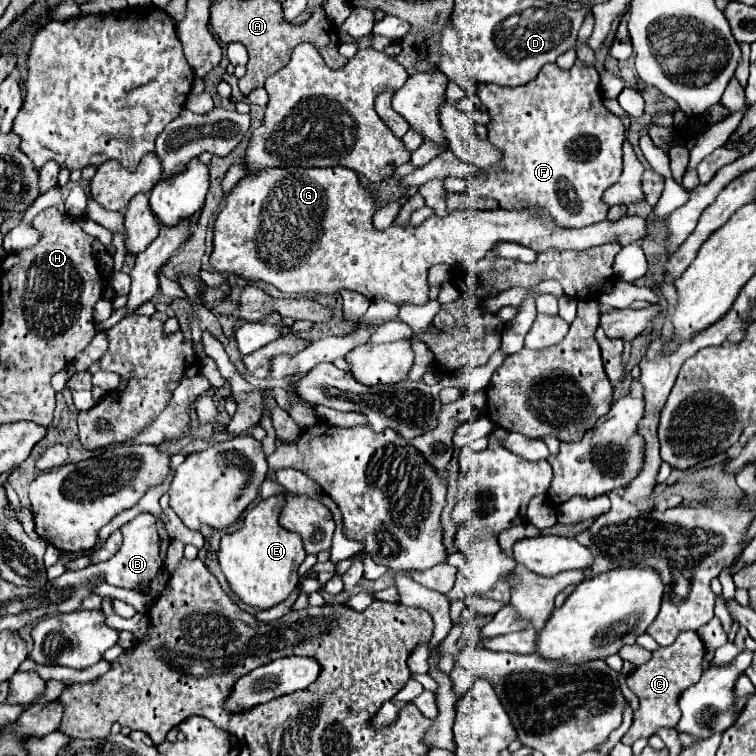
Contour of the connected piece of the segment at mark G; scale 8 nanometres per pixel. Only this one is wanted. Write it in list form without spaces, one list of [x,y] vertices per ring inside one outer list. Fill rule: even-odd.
[[[270,168],[270,170],[262,170],[260,174],[256,176],[246,176],[240,180],[240,184],[230,192],[230,196],[226,198],[226,204],[222,208],[222,212],[218,214],[218,220],[214,224],[214,252],[210,256],[210,262],[212,262],[212,268],[216,272],[222,272],[222,274],[234,274],[234,276],[242,276],[244,280],[262,280],[262,282],[268,282],[272,286],[276,286],[280,292],[284,294],[326,294],[326,292],[340,292],[340,290],[356,290],[360,294],[364,294],[368,300],[376,302],[376,300],[386,300],[386,302],[392,302],[396,306],[406,306],[406,304],[414,304],[414,306],[422,306],[426,304],[430,298],[428,298],[428,268],[434,266],[434,264],[450,264],[450,266],[456,266],[464,260],[464,254],[470,254],[470,246],[472,246],[472,258],[474,260],[480,260],[486,256],[486,252],[496,244],[496,242],[516,242],[516,244],[522,244],[522,246],[528,246],[536,252],[544,252],[548,248],[560,248],[560,250],[586,250],[590,246],[600,246],[600,244],[606,244],[606,242],[620,242],[622,246],[626,244],[632,244],[632,242],[638,242],[640,238],[646,236],[646,222],[638,216],[624,216],[616,222],[598,222],[598,224],[592,224],[592,226],[586,226],[586,228],[578,228],[578,230],[570,230],[570,228],[558,228],[554,226],[554,222],[548,218],[548,214],[542,214],[542,216],[536,216],[536,214],[530,214],[530,212],[510,212],[510,210],[488,210],[488,212],[476,212],[476,210],[458,210],[458,212],[450,212],[448,216],[440,218],[440,216],[432,216],[428,218],[422,226],[418,228],[412,228],[412,226],[390,226],[388,230],[380,232],[372,226],[372,214],[374,214],[374,200],[368,196],[368,190],[360,186],[358,182],[358,174],[354,170],[348,170],[348,168]]]

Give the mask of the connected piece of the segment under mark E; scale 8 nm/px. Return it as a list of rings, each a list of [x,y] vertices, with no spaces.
[[[284,494],[260,500],[246,514],[242,526],[236,532],[224,534],[220,540],[220,568],[226,574],[232,590],[250,606],[272,608],[284,602],[298,584],[298,566],[306,558],[302,538],[280,526],[278,516],[284,506]]]

